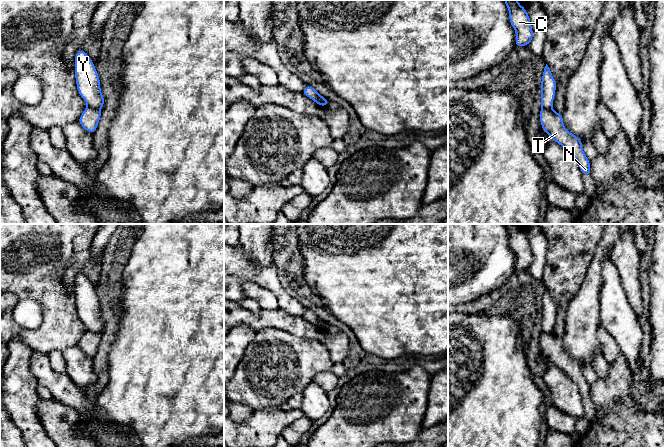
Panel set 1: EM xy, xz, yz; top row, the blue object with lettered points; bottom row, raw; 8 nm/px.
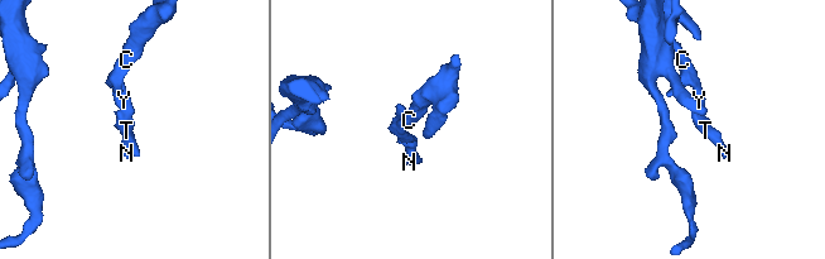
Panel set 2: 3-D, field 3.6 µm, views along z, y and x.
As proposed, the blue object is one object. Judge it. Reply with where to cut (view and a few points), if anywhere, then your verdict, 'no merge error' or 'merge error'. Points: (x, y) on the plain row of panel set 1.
cut in xy along (87, 329), (99, 333); merge error

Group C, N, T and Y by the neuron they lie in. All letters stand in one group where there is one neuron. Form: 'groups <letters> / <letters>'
groups C Y / N T

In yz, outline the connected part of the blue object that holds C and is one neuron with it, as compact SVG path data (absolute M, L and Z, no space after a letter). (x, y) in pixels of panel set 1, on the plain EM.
M504 224L509 234L509 244L516 256L515 270L527 270L533 263L531 245L525 231L517 224Z

